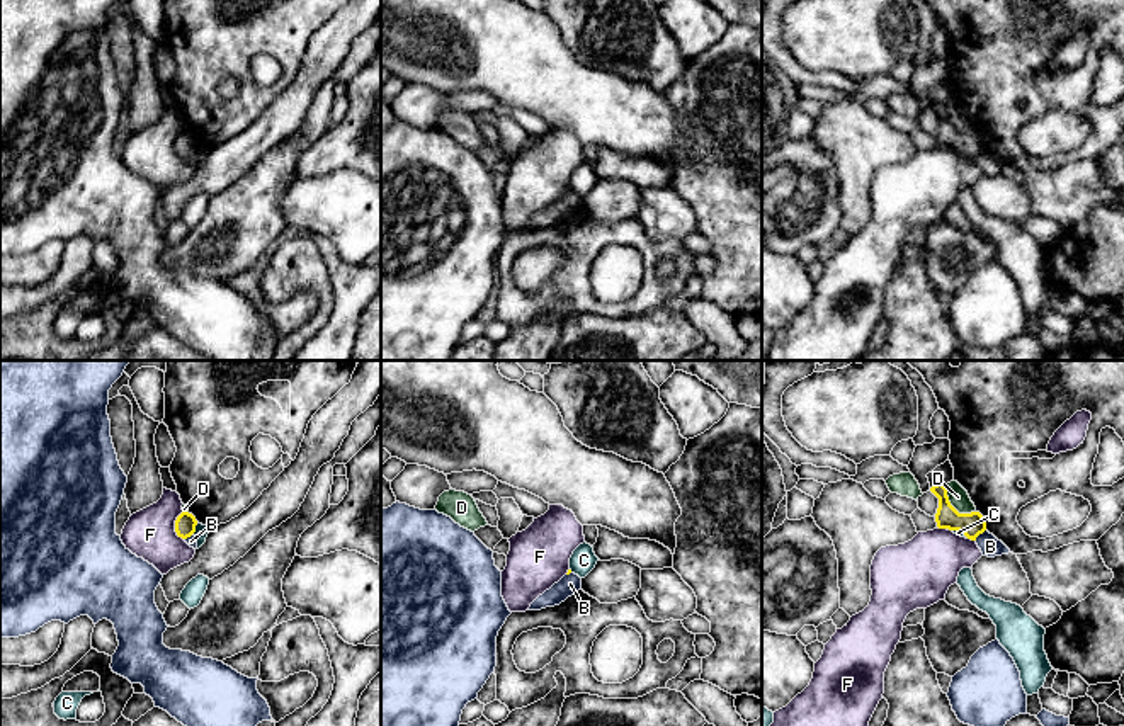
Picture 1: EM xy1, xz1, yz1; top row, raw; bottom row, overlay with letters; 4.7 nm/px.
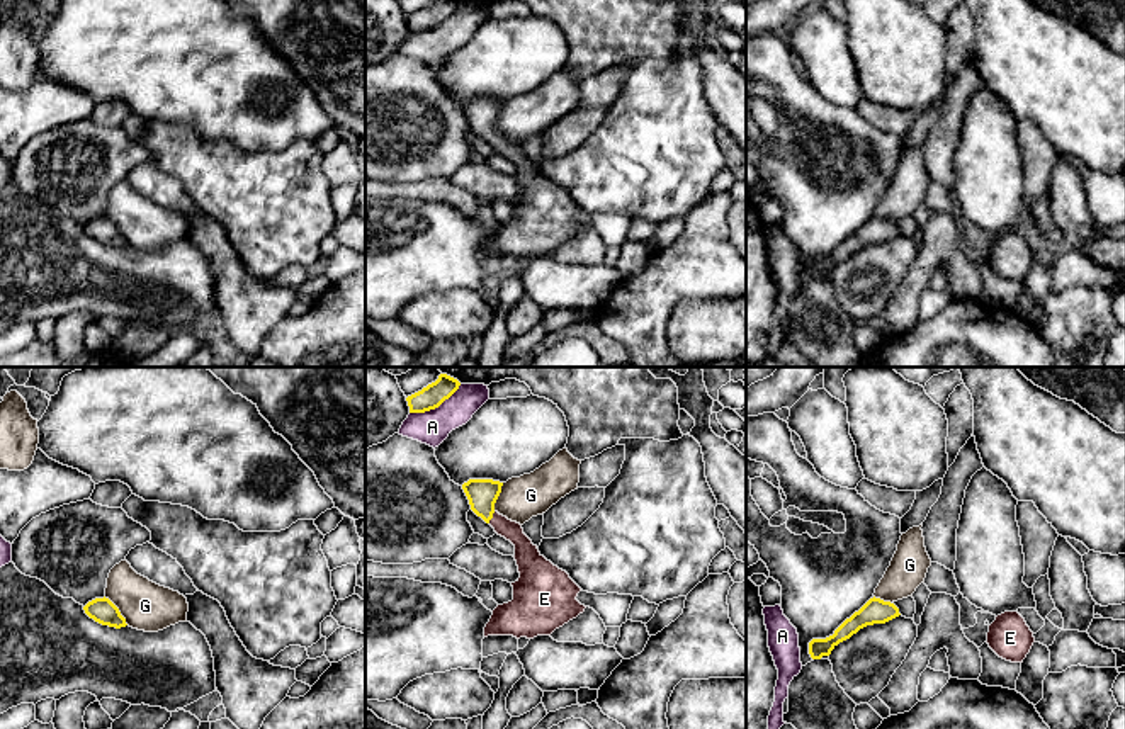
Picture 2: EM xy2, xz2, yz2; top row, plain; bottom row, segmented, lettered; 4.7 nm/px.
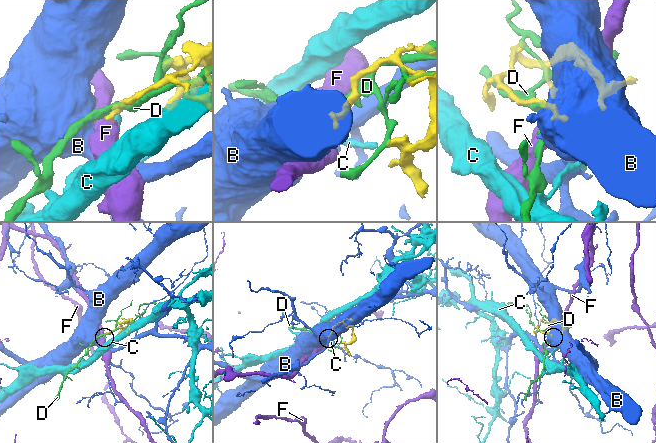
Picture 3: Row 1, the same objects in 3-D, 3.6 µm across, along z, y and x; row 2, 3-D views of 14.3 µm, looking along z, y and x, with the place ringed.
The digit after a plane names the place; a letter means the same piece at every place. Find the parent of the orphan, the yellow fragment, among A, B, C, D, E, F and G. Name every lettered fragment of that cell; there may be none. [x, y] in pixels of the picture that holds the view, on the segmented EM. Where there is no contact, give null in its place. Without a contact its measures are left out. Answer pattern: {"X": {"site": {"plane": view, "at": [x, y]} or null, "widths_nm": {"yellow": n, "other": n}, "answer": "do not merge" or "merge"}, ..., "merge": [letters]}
{"A": {"site": {"plane": "xz2", "at": [435, 406]}, "widths_nm": {"yellow": 110, "other": 160}, "answer": "do not merge"}, "B": {"site": {"plane": "yz1", "at": [980, 533]}, "widths_nm": {"yellow": 120, "other": 100}, "answer": "do not merge"}, "C": {"site": {"plane": "xy1", "at": [194, 527]}, "widths_nm": {"yellow": 100, "other": 70}, "answer": "do not merge"}, "D": {"site": {"plane": "yz1", "at": [953, 507]}, "widths_nm": {"yellow": 120, "other": 90}, "answer": "do not merge"}, "E": {"site": {"plane": "xz2", "at": [491, 517]}, "widths_nm": {"yellow": 140, "other": 120}, "answer": "merge"}, "F": {"site": {"plane": "xy1", "at": [175, 526]}, "widths_nm": {"yellow": 100, "other": 240}, "answer": "do not merge"}, "G": {"site": {"plane": "xy2", "at": [118, 610]}, "widths_nm": {"yellow": 120, "other": 240}, "answer": "do not merge"}, "merge": ["E"]}

